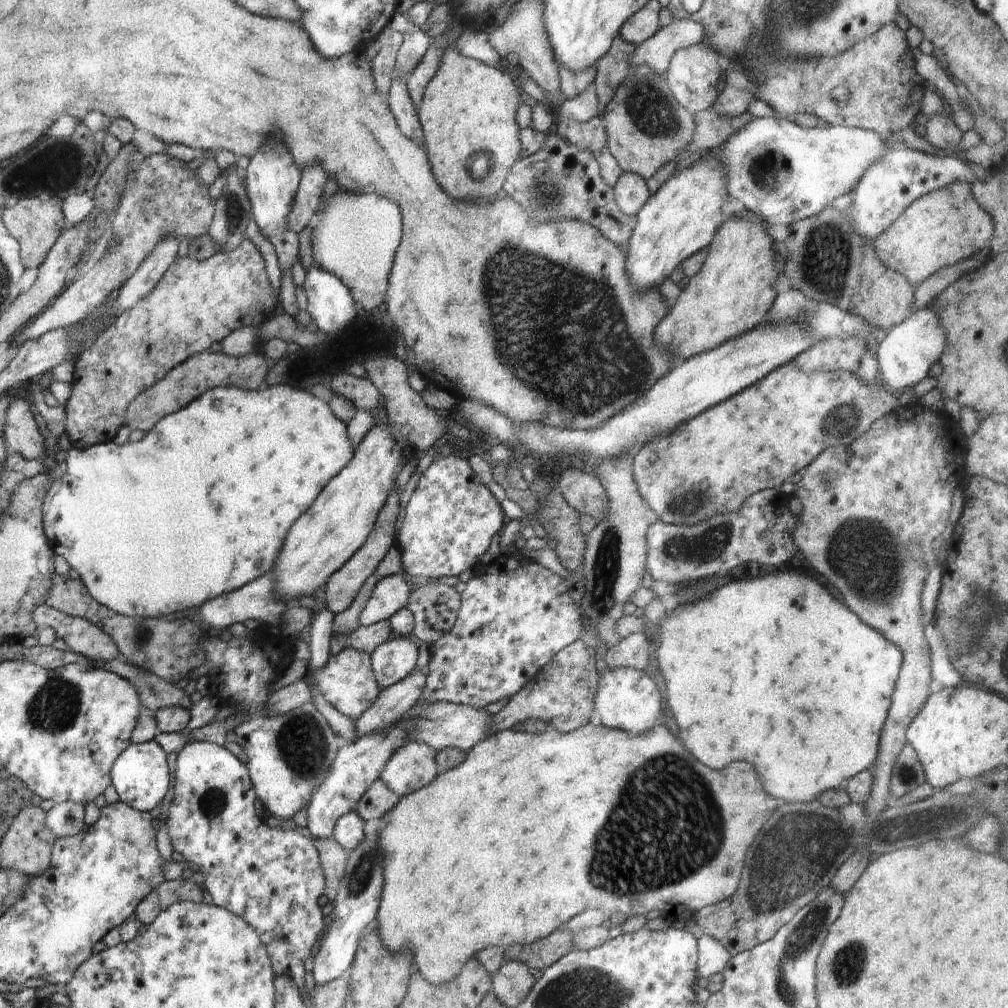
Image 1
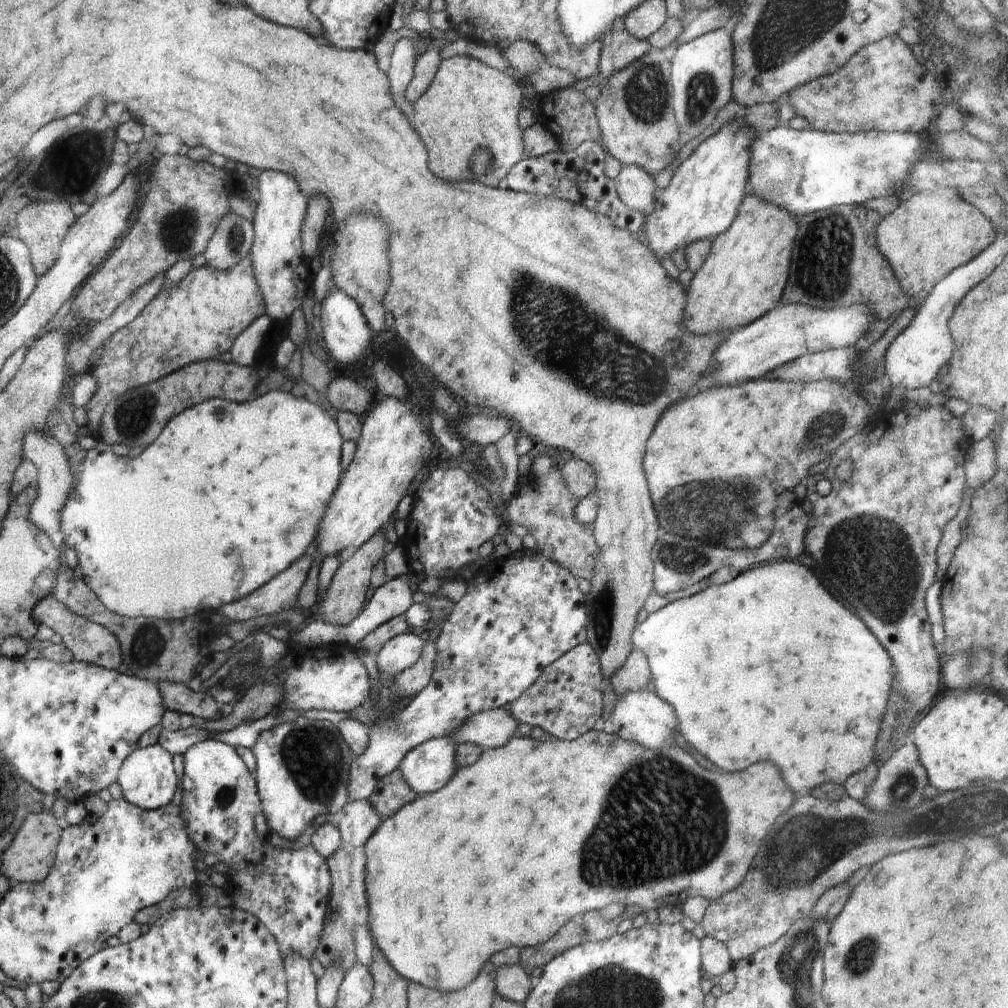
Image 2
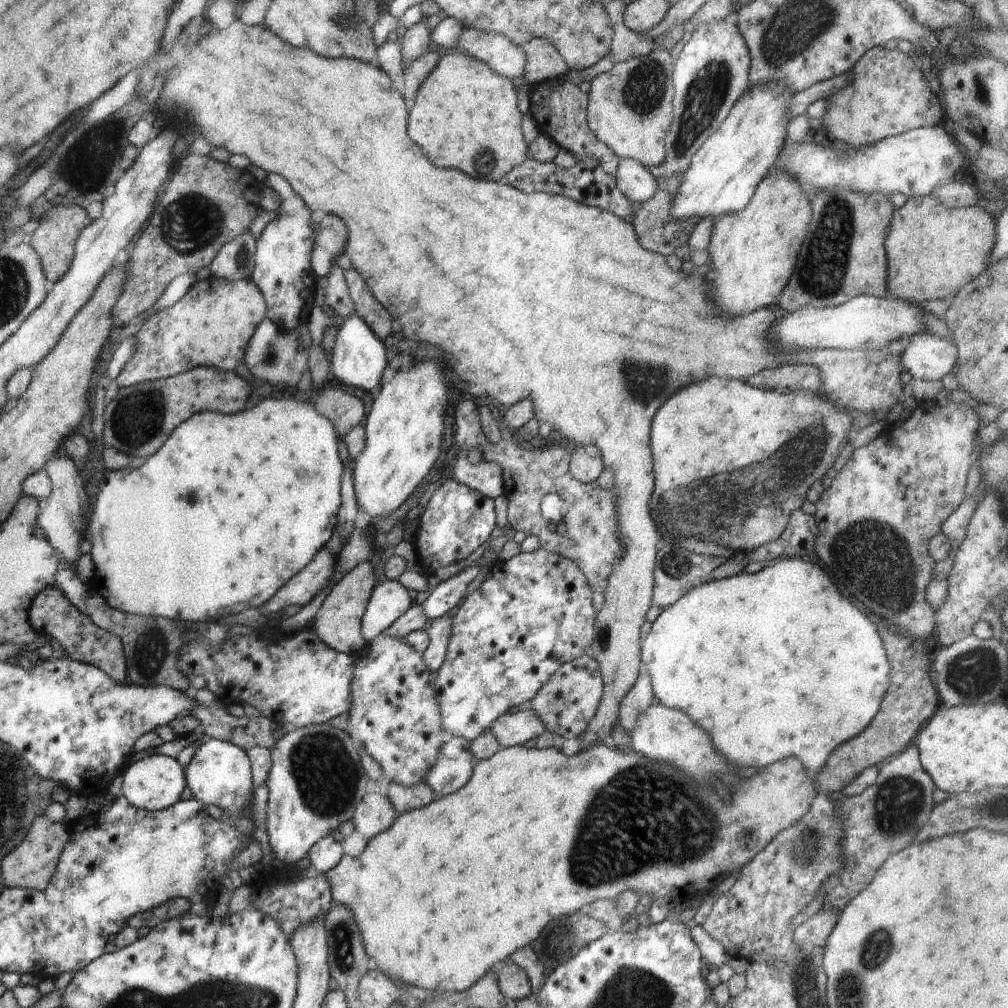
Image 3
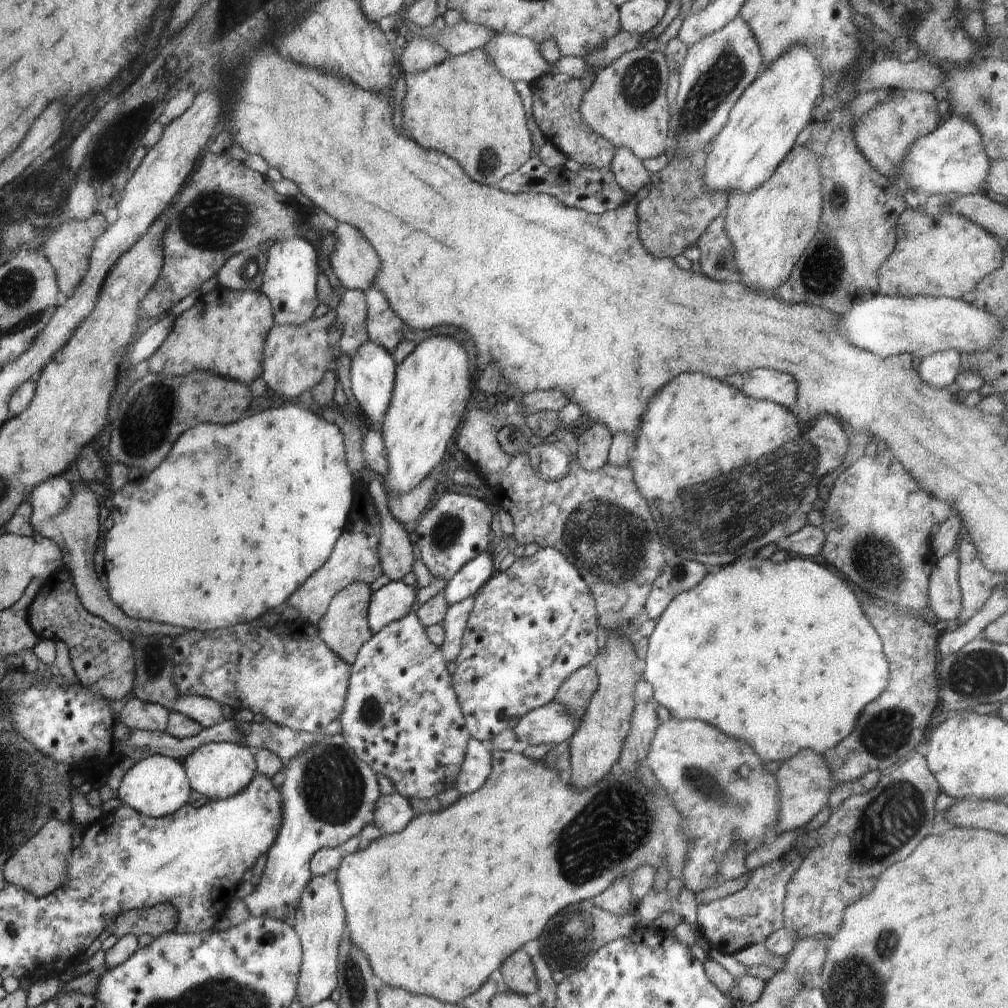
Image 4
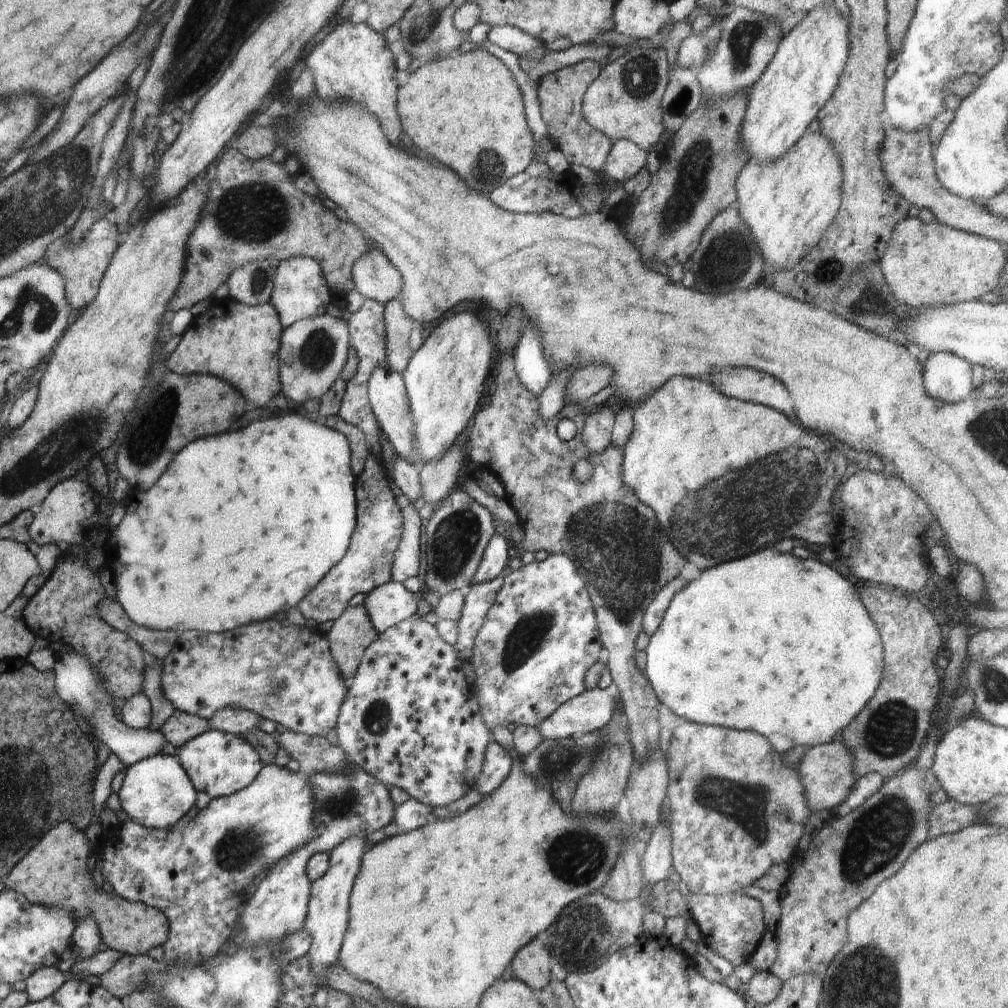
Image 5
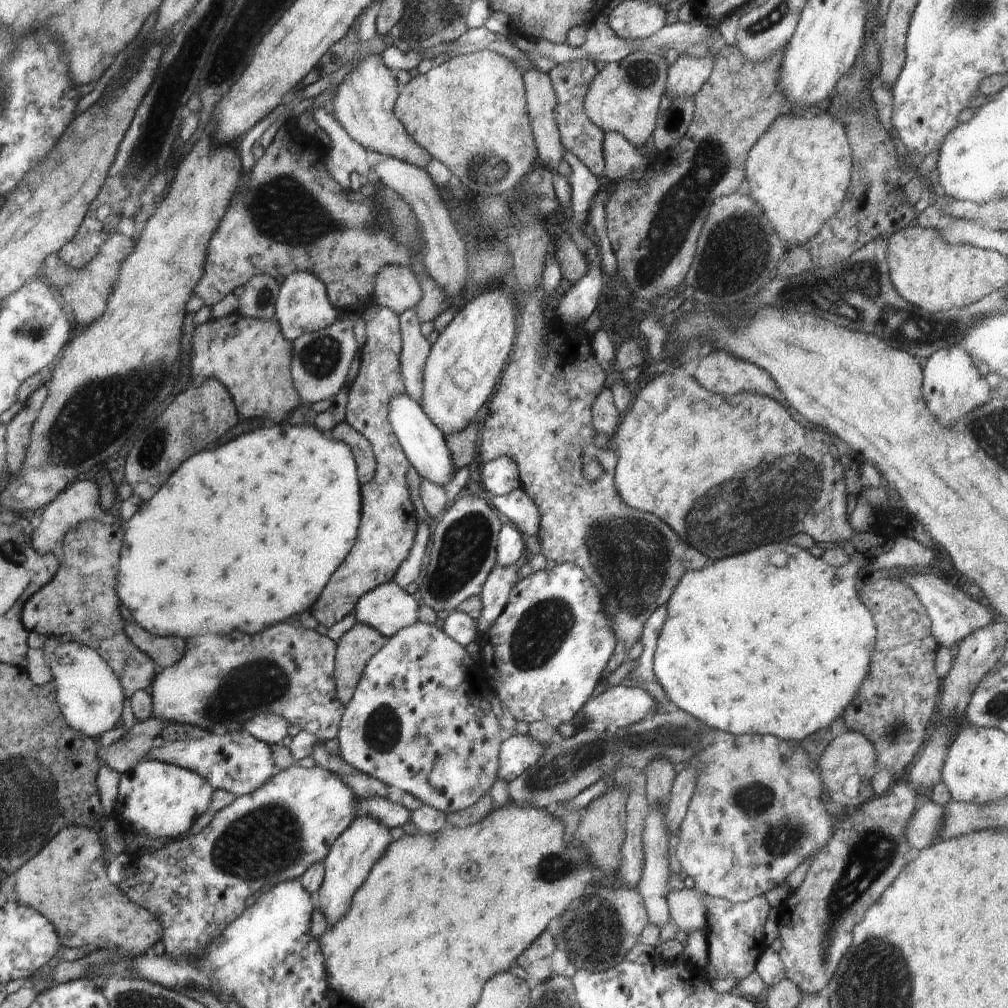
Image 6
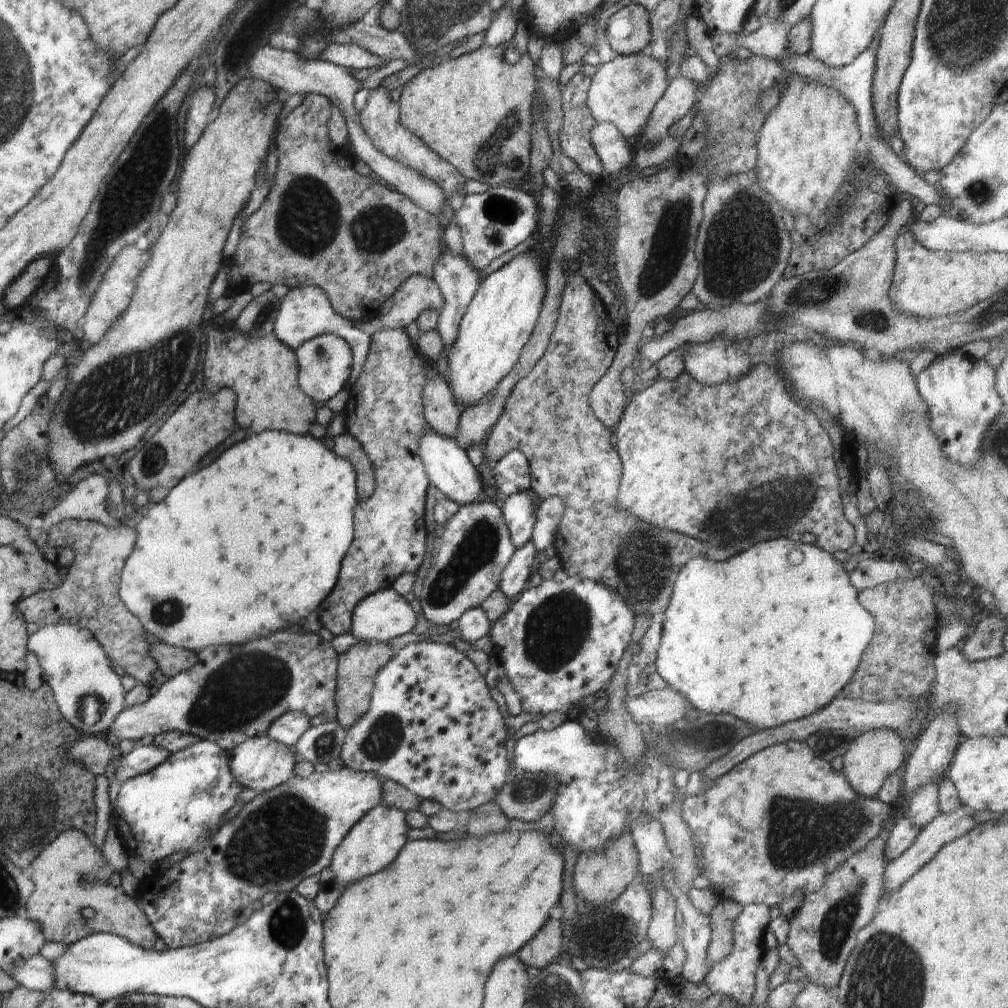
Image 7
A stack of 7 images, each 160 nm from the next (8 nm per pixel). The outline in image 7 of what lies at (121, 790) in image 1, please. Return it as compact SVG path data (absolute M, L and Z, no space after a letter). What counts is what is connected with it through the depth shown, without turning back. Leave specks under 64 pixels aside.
M200 739L187 749L181 750L178 753L170 753L167 760L164 761L162 765L152 769L150 773L131 778L130 781L126 781L121 785L115 800L116 808L114 809L120 845L122 845L129 854L137 855L141 858L146 865L152 865L155 862L158 862L158 860L162 860L162 858L168 858L168 856L174 854L174 852L184 852L184 850L190 850L188 854L194 854L196 850L199 850L208 844L208 842L210 842L210 838L214 836L215 833L219 832L219 829L222 827L222 820L224 820L224 816L226 816L226 812L228 812L228 810L236 804L236 798L238 798L238 794L240 794L240 792L242 792L242 785L236 780L236 774L233 774L232 772L228 752L217 742Z

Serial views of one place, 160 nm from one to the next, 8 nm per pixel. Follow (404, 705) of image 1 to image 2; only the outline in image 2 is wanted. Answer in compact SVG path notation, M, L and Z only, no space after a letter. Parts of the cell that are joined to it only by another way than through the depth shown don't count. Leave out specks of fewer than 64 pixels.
M424 637L421 657L412 666L399 672L395 678L399 700L420 692L430 682L436 655L436 640L427 640Z

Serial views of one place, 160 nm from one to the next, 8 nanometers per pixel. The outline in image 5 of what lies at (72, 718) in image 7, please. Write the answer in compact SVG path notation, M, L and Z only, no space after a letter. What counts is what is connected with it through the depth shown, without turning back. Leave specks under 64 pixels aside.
M67 651L57 655L53 675L56 694L60 698L64 698L64 702L72 708L76 706L76 714L82 716L82 720L86 720L86 724L90 724L90 732L96 733L100 742L106 744L111 752L120 758L126 768L135 762L160 753L160 749L166 742L163 733L150 729L135 729L116 718L114 706L112 706L113 694L105 687L99 670L88 657L78 654L76 651Z

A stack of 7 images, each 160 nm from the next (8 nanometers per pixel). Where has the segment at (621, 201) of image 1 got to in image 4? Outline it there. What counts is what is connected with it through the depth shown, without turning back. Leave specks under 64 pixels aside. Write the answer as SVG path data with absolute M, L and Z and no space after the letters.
M626 147L616 148L609 169L620 188L631 196L635 195L648 181L650 172L642 161Z

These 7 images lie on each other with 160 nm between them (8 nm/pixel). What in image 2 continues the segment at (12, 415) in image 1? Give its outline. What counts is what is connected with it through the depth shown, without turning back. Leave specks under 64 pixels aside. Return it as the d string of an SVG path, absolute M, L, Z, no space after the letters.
M36 432L25 435L24 458L35 463L40 471L38 498L30 508L30 519L46 534L58 532L60 530L60 512L62 512L62 508L64 508L64 504L75 486L68 465L68 456L65 455L62 445L54 437L48 436L47 432Z

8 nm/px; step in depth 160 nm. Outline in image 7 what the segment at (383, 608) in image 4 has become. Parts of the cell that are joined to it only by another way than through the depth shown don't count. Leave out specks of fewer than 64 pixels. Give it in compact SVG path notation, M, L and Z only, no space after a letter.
M390 588L385 591L378 591L356 605L351 616L350 630L359 641L397 644L412 637L412 628L414 628L415 622L416 616L410 604L401 594Z

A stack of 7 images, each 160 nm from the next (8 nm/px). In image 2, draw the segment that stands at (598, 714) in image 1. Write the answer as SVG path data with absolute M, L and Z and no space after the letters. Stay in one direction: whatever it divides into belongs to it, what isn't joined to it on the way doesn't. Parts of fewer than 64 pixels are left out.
M638 690L627 692L623 697L618 697L617 703L608 719L608 728L606 731L612 733L627 741L634 741L646 749L662 749L668 745L676 744L676 731L679 730L679 720L671 704L663 701L656 693L650 693L647 690Z

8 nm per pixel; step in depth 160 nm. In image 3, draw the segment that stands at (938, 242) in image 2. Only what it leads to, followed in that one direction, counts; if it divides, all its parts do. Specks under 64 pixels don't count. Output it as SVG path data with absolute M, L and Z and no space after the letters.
M934 193L928 196L908 197L904 206L894 209L890 234L885 240L887 252L887 294L895 299L920 305L921 302L946 298L952 290L960 290L964 284L980 276L990 264L990 252L996 242L995 218L983 209L982 204L971 207L946 208Z

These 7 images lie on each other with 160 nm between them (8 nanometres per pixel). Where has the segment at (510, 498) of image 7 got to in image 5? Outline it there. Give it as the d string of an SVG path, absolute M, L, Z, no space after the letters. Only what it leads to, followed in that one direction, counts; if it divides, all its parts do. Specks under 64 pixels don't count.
M500 530L489 540L472 584L488 582L508 570L508 539Z

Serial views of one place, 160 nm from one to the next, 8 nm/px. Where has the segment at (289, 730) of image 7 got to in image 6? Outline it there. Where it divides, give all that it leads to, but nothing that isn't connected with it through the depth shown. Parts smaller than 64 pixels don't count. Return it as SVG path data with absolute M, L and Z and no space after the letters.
M264 713L253 716L248 722L243 722L243 728L241 730L274 746L284 744L289 740L289 726L290 724L281 716Z

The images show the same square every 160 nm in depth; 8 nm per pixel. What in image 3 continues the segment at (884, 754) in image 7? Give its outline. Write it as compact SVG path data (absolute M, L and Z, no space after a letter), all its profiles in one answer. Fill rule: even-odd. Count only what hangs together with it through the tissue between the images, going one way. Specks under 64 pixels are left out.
M610 741L596 743L571 757L553 748L502 746L490 758L474 764L470 782L464 788L448 796L438 797L424 808L398 815L388 830L368 840L360 856L344 855L343 860L326 873L326 878L331 885L334 904L347 906L352 911L373 967L388 977L402 980L405 986L419 986L440 994L446 991L461 993L479 981L487 970L498 968L516 950L534 942L552 918L580 911L583 906L594 901L612 900L620 892L635 890L640 896L649 894L654 900L670 896L674 904L687 905L692 900L712 893L717 876L731 874L750 862L779 832L796 824L818 796L817 786L799 758L780 759L760 769L758 774L742 780L732 790L732 801L727 804L718 798L714 788L694 782L681 770L666 763L654 762L636 751L630 754L624 752ZM518 798L522 798L526 804L518 804Z

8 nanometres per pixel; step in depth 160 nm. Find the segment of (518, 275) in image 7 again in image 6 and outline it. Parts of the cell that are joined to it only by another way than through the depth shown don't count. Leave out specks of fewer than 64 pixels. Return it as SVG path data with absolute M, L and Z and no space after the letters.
M493 288L484 291L477 298L464 302L458 308L454 318L440 334L432 339L430 354L423 368L423 399L420 406L436 426L445 434L460 432L465 429L474 418L481 416L485 403L490 400L494 386L498 384L505 369L508 354L515 345L518 330L518 311L515 300L504 288Z

